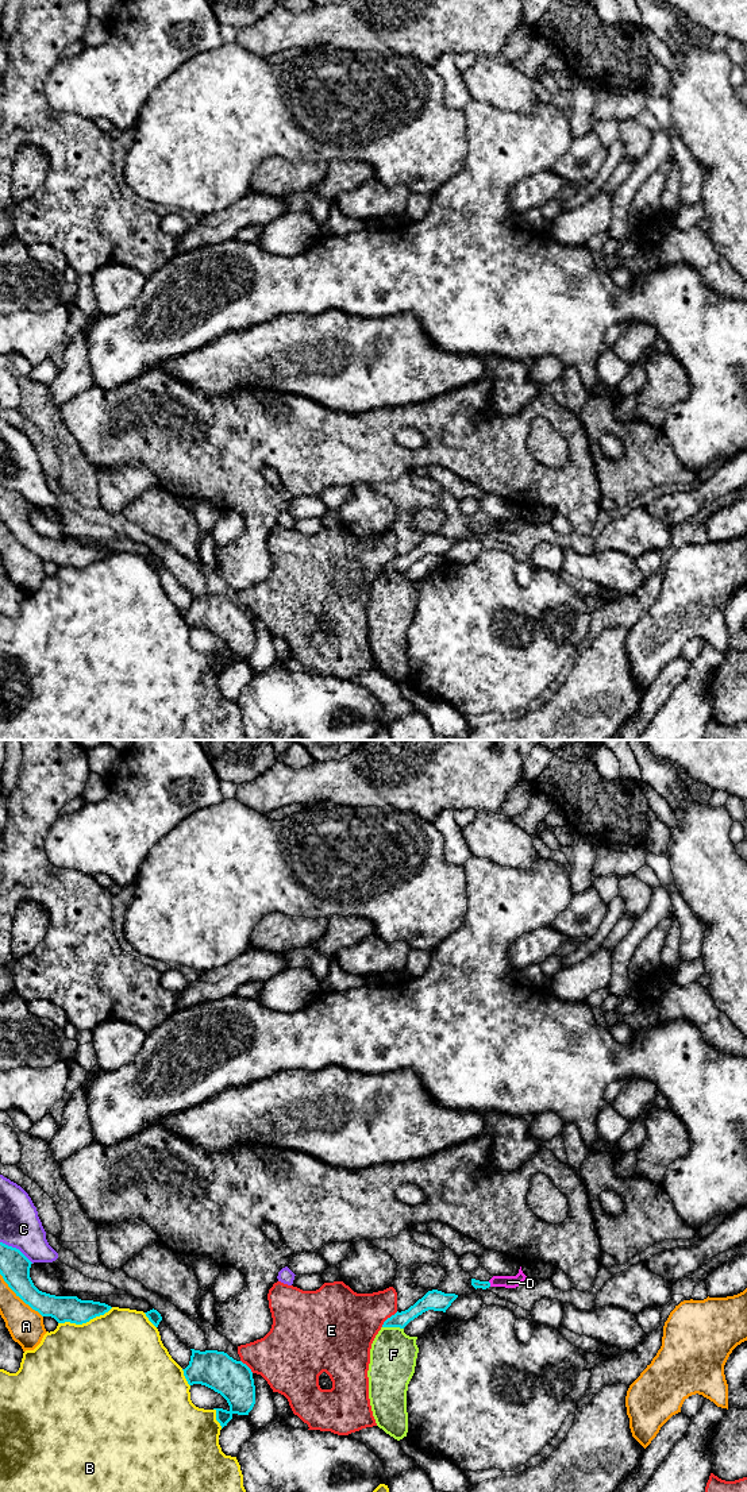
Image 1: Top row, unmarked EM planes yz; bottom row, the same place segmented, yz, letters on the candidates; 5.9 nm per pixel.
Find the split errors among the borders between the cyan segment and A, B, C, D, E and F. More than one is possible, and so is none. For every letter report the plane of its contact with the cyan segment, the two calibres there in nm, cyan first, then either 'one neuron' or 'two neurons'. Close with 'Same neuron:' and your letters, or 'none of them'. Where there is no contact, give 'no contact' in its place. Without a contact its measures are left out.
A: yz | 180/220 nm | two neurons
B: yz | 160/500 nm | two neurons
C: yz | 180/240 nm | two neurons
D: yz | 50/80 nm | one neuron
E: yz | 100/380 nm | two neurons
F: yz | 100/280 nm | two neurons
Same neuron: D

